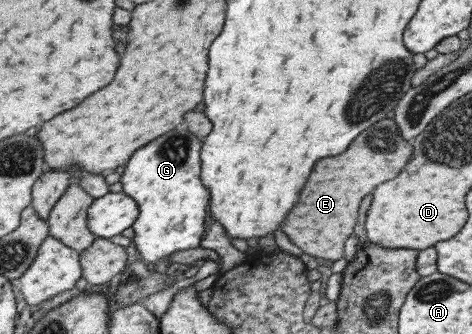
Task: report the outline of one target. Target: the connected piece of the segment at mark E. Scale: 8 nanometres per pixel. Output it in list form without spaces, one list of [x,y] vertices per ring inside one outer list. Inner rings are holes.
[[[385,118],[378,124],[372,124],[370,146],[368,132],[364,132],[350,144],[344,156],[324,158],[316,162],[312,174],[308,176],[308,182],[302,188],[298,206],[288,212],[282,224],[282,230],[292,240],[292,244],[315,258],[336,261],[343,257],[346,240],[356,226],[358,204],[362,202],[362,198],[378,184],[396,178],[412,156],[412,146],[400,134],[394,119]]]

